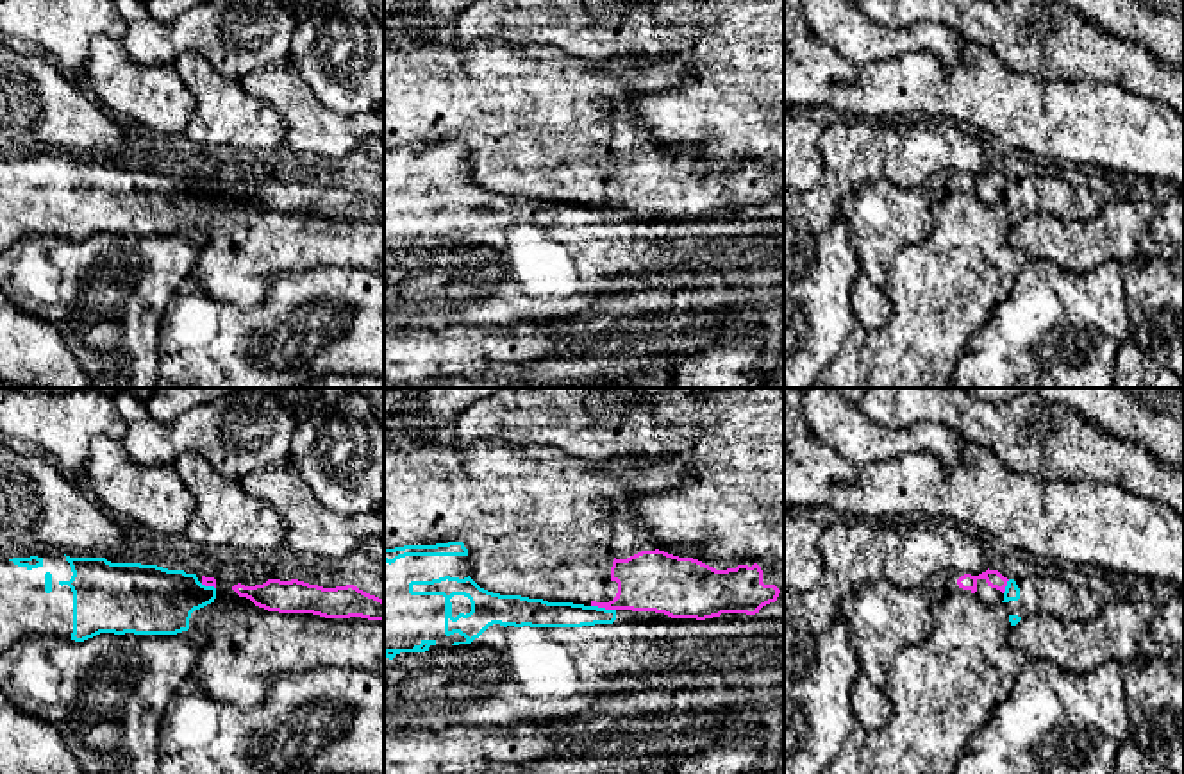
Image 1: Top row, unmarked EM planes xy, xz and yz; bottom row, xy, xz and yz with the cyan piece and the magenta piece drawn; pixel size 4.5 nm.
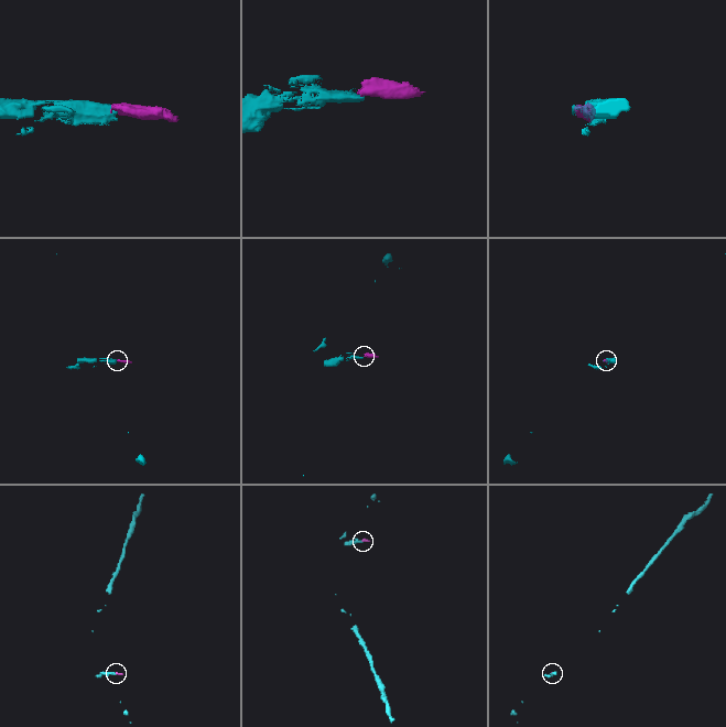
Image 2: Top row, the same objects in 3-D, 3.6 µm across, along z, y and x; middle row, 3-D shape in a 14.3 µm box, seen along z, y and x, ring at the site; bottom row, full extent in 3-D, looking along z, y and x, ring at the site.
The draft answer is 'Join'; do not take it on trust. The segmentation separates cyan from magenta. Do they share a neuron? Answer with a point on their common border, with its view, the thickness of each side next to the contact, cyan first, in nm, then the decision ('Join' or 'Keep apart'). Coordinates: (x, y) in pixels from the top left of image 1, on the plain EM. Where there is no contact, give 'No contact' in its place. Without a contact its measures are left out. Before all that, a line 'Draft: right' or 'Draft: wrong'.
Draft: wrong
Touches cyan at xz (604, 208). Thickness 110 nm (cyan) against 280 nm. Keep apart

